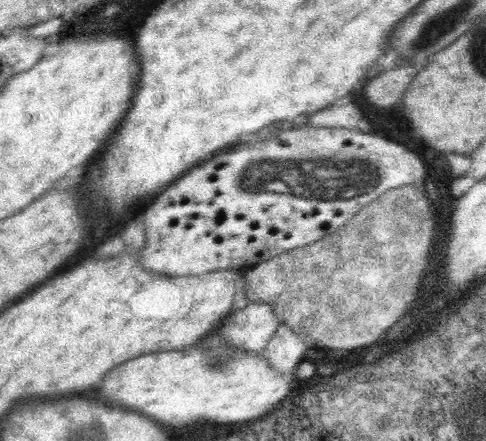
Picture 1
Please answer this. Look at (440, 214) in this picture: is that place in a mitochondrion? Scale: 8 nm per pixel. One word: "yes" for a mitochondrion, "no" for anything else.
no

